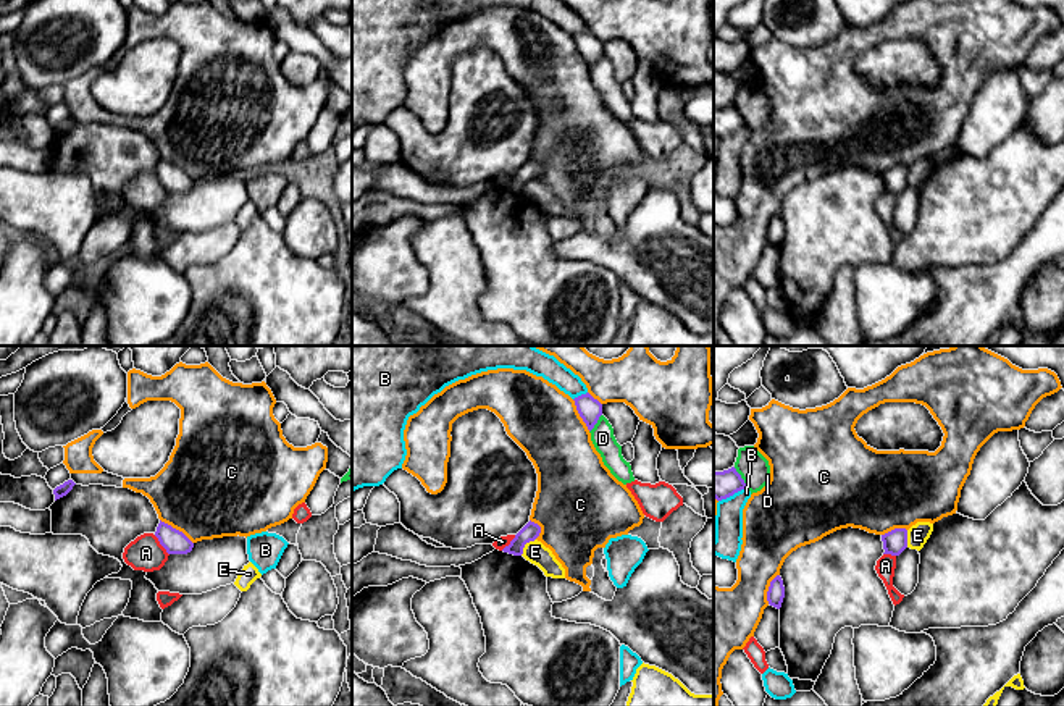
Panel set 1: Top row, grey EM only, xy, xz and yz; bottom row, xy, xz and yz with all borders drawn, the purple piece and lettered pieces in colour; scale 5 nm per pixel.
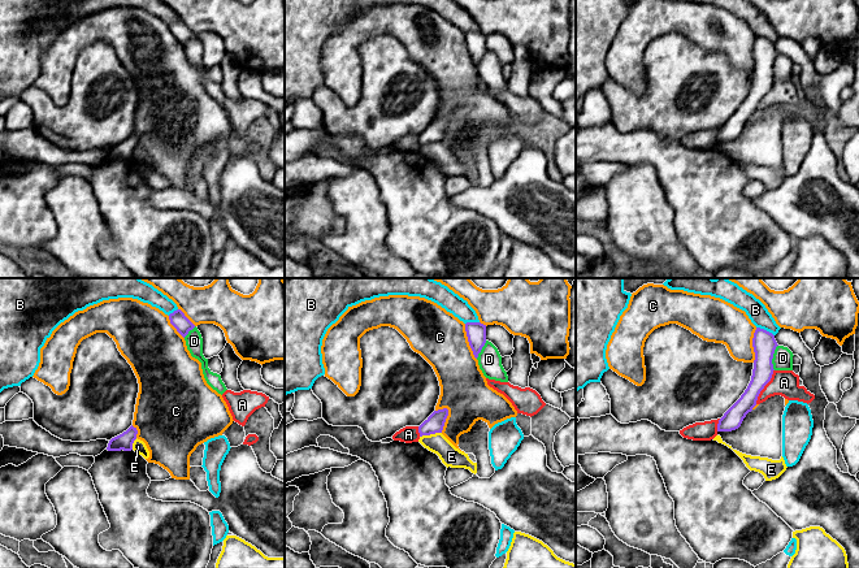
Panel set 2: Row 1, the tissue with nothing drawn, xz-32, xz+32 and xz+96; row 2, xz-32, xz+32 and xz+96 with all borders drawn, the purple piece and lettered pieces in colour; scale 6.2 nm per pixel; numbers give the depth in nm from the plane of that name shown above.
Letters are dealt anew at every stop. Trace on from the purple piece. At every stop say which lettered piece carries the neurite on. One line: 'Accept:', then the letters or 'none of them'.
Accept: none of them

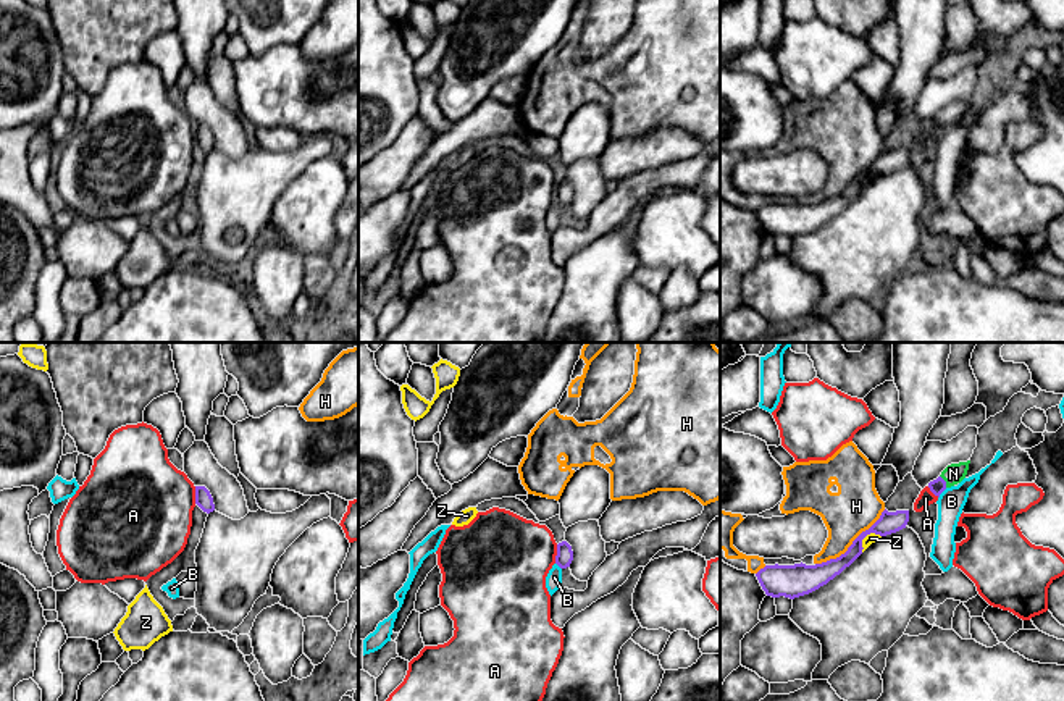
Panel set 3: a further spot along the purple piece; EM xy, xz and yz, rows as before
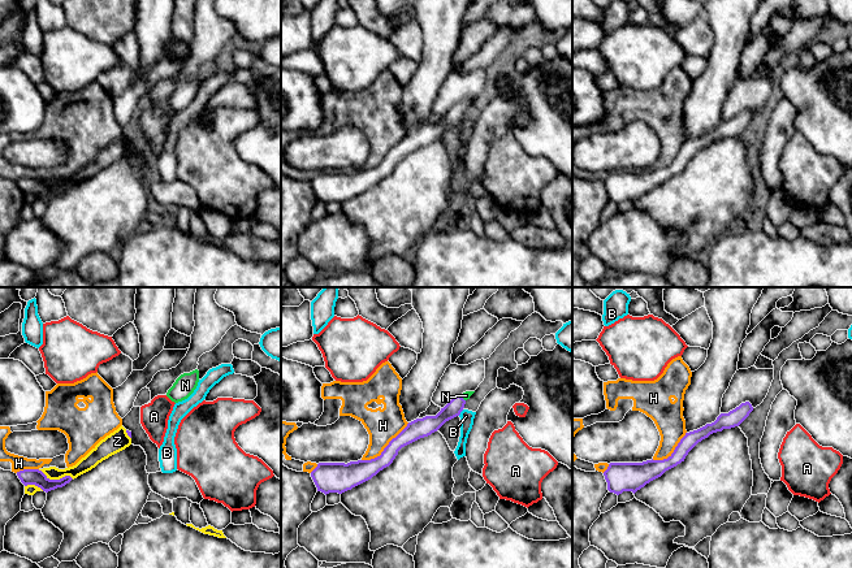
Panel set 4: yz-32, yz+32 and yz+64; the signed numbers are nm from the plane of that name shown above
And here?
Accept: N

